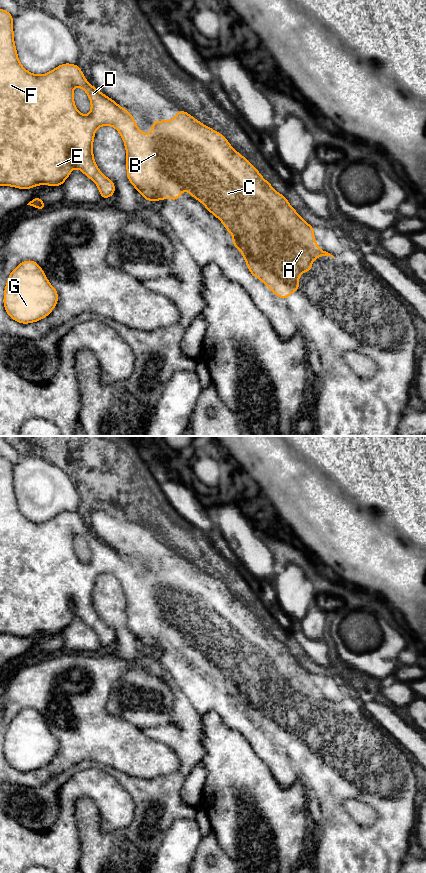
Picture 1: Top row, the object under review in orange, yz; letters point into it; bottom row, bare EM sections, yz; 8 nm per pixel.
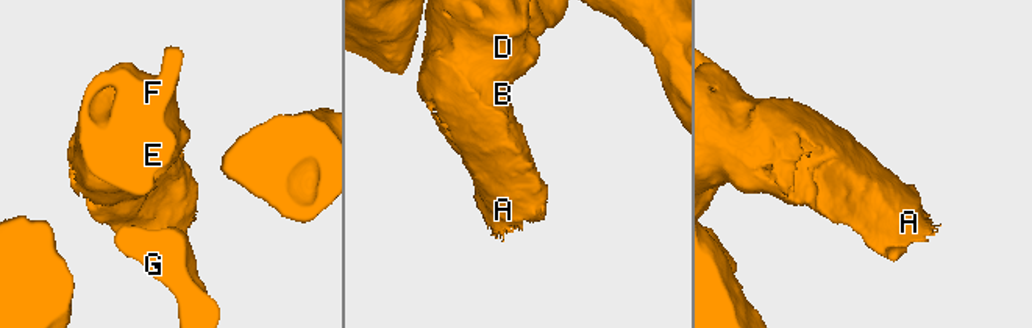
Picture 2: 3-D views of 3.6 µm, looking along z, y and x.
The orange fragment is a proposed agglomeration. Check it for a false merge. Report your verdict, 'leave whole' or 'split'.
leave whole

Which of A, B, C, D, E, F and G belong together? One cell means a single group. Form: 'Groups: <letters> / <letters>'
Groups: A B C D E F G

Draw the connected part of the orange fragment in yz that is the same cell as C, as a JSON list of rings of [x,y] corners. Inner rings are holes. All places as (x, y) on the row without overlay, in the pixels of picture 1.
[[[0,457],[0,634],[11,634],[22,638],[31,637],[38,633],[49,633],[51,635],[61,634],[70,624],[72,618],[78,616],[97,633],[101,646],[110,646],[116,640],[115,632],[110,626],[104,624],[98,616],[93,603],[93,589],[95,580],[100,574],[112,574],[119,580],[124,589],[126,597],[126,624],[136,639],[139,639],[145,648],[154,649],[156,651],[158,648],[165,648],[168,645],[175,650],[183,642],[182,638],[187,638],[193,646],[201,650],[210,661],[222,670],[223,674],[233,685],[232,694],[239,697],[250,721],[271,737],[275,744],[285,748],[292,741],[298,739],[300,723],[304,720],[309,720],[312,717],[312,710],[318,705],[331,704],[334,706],[333,703],[317,694],[317,690],[314,687],[314,675],[309,673],[296,660],[289,652],[287,646],[283,642],[278,641],[271,632],[262,625],[260,620],[230,593],[229,589],[221,581],[214,579],[212,576],[199,570],[189,561],[184,558],[179,558],[176,561],[176,564],[169,569],[154,569],[151,572],[151,581],[145,582],[137,575],[134,565],[127,557],[121,555],[113,547],[98,539],[86,528],[84,521],[77,512],[64,511],[42,523],[36,523],[27,519],[20,511],[17,503],[17,497],[14,490],[13,467],[13,463],[7,458]],[[74,535],[82,536],[88,543],[91,551],[91,558],[88,563],[83,563],[77,558],[74,550]]]

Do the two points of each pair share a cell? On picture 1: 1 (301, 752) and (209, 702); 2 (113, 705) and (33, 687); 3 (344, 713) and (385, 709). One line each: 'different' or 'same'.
1: different
2: different
3: different

